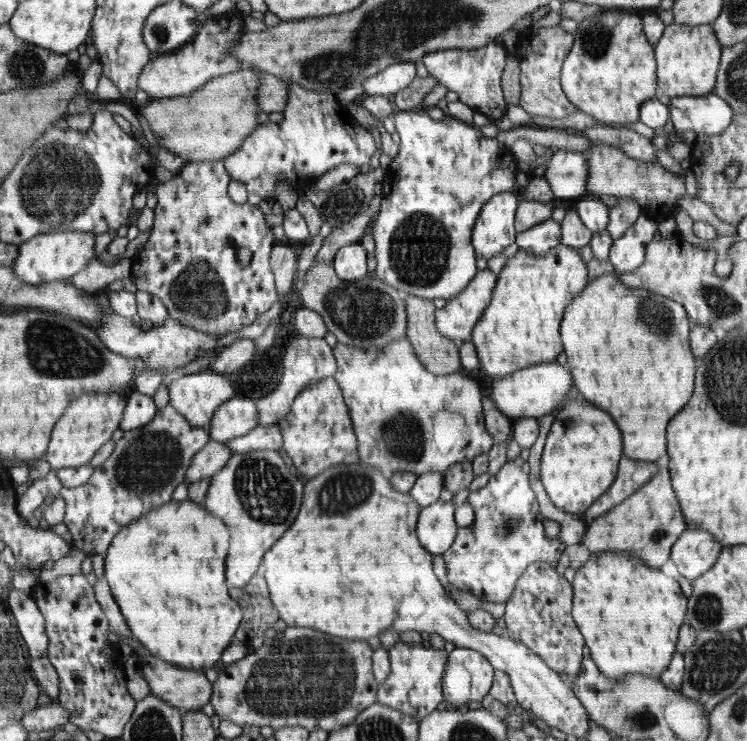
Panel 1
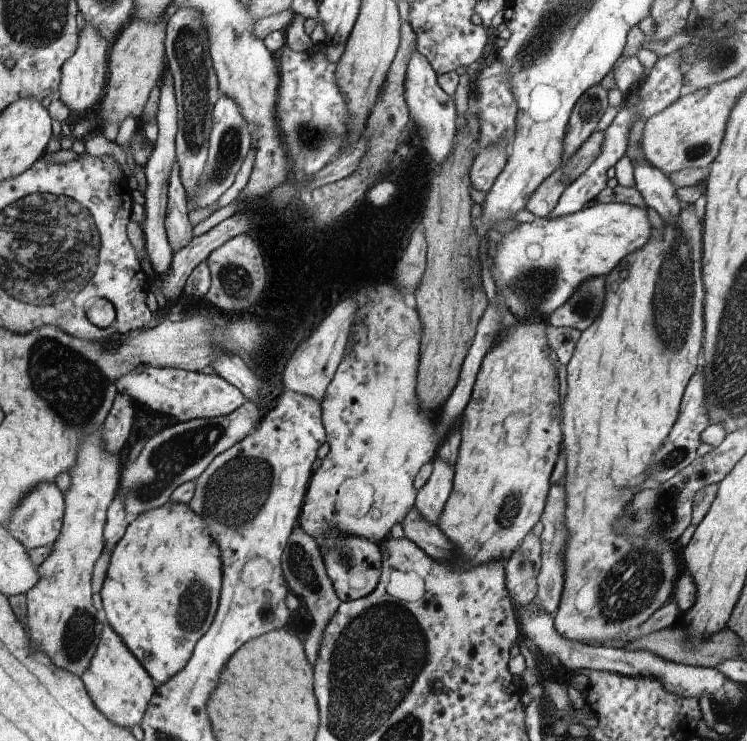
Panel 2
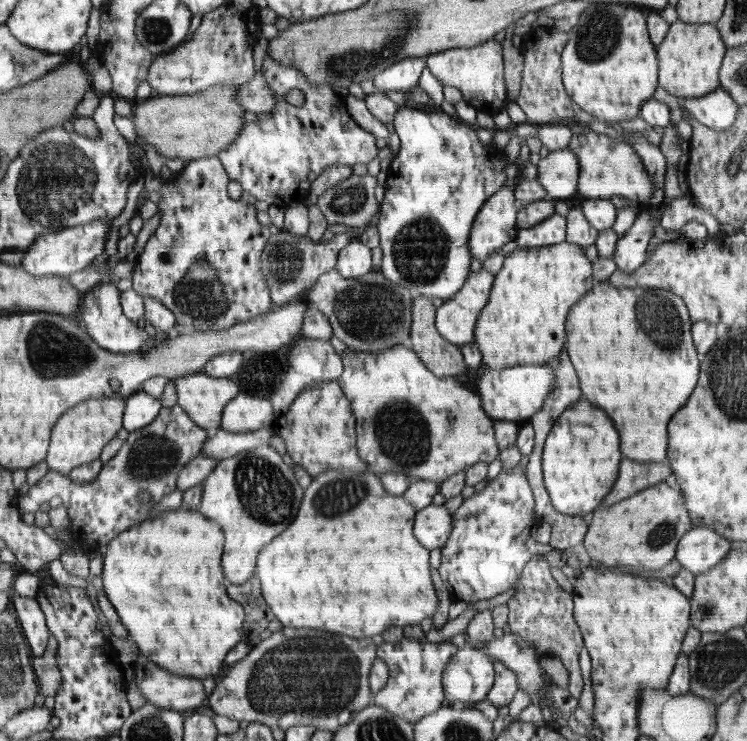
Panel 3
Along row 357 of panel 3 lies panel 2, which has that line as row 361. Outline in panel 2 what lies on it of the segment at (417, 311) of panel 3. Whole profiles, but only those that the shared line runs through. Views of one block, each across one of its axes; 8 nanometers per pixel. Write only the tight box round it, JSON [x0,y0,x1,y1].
[413,89,488,411]

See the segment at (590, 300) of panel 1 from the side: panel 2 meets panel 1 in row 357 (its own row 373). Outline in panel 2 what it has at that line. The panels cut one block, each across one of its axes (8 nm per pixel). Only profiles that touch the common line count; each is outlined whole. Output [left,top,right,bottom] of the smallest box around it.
[553,203,705,642]

